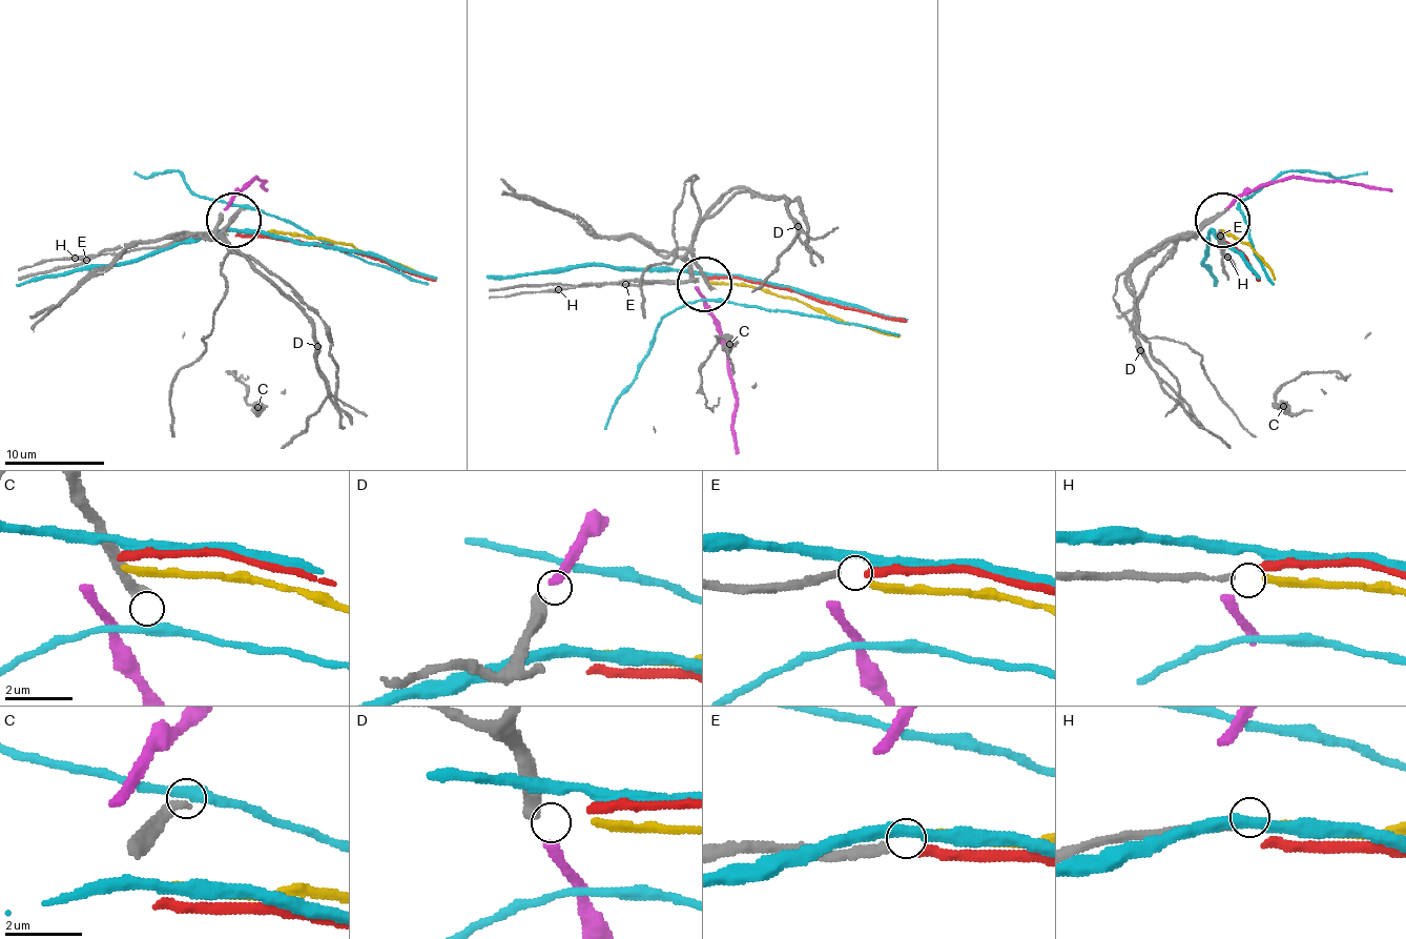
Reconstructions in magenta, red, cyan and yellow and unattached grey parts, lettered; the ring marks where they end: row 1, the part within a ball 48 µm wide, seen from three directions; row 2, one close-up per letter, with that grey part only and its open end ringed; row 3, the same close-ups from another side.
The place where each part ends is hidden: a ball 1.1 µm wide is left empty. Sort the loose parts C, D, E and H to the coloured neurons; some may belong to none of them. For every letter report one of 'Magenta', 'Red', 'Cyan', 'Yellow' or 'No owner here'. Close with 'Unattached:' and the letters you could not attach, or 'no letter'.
C: No owner here
D: Magenta
E: Red
H: Yellow
Unattached: C

